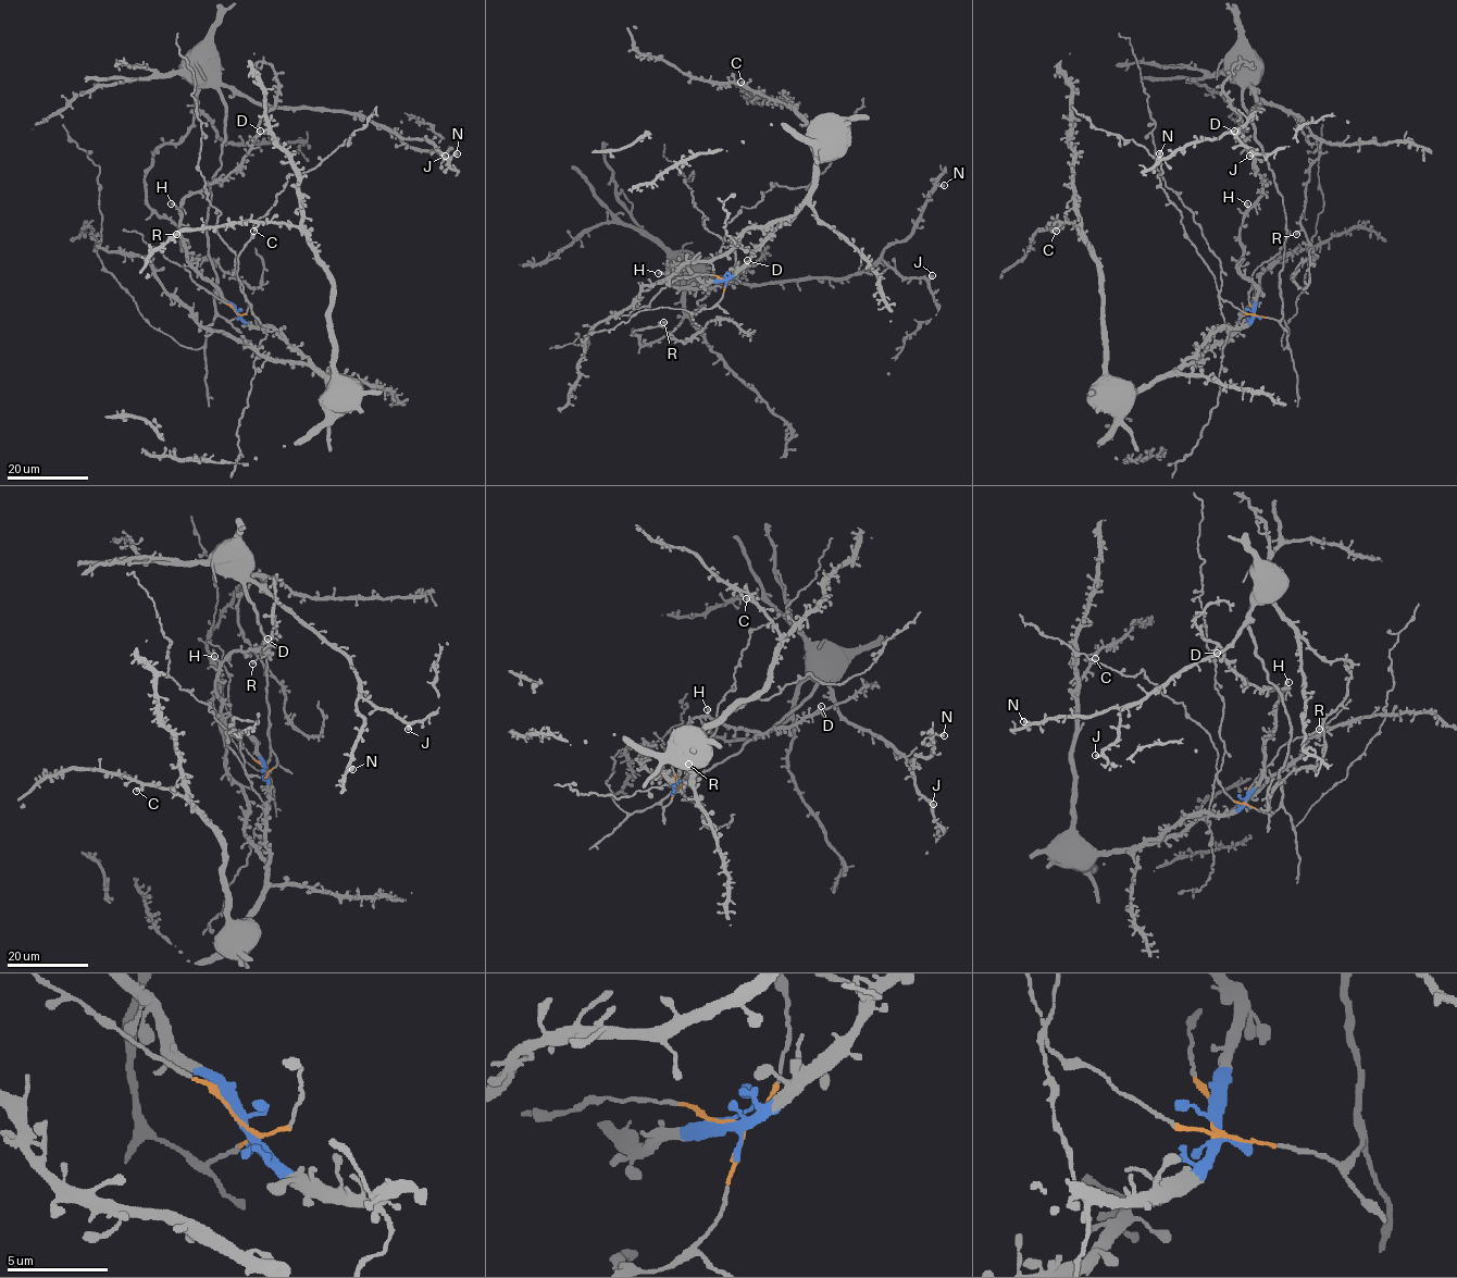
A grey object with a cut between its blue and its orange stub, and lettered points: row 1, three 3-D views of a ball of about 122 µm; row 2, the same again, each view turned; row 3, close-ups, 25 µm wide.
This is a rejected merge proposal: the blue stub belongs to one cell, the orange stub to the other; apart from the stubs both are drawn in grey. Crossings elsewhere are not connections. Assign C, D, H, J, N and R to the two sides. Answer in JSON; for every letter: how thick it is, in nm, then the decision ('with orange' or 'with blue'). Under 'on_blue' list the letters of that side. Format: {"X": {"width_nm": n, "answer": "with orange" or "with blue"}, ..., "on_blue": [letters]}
{"C": {"width_nm": 360, "answer": "with blue"}, "D": {"width_nm": 360, "answer": "with blue"}, "H": {"width_nm": 380, "answer": "with blue"}, "J": {"width_nm": 550, "answer": "with orange"}, "N": {"width_nm": 480, "answer": "with orange"}, "R": {"width_nm": 380, "answer": "with orange"}, "on_blue": ["C", "D", "H"]}

